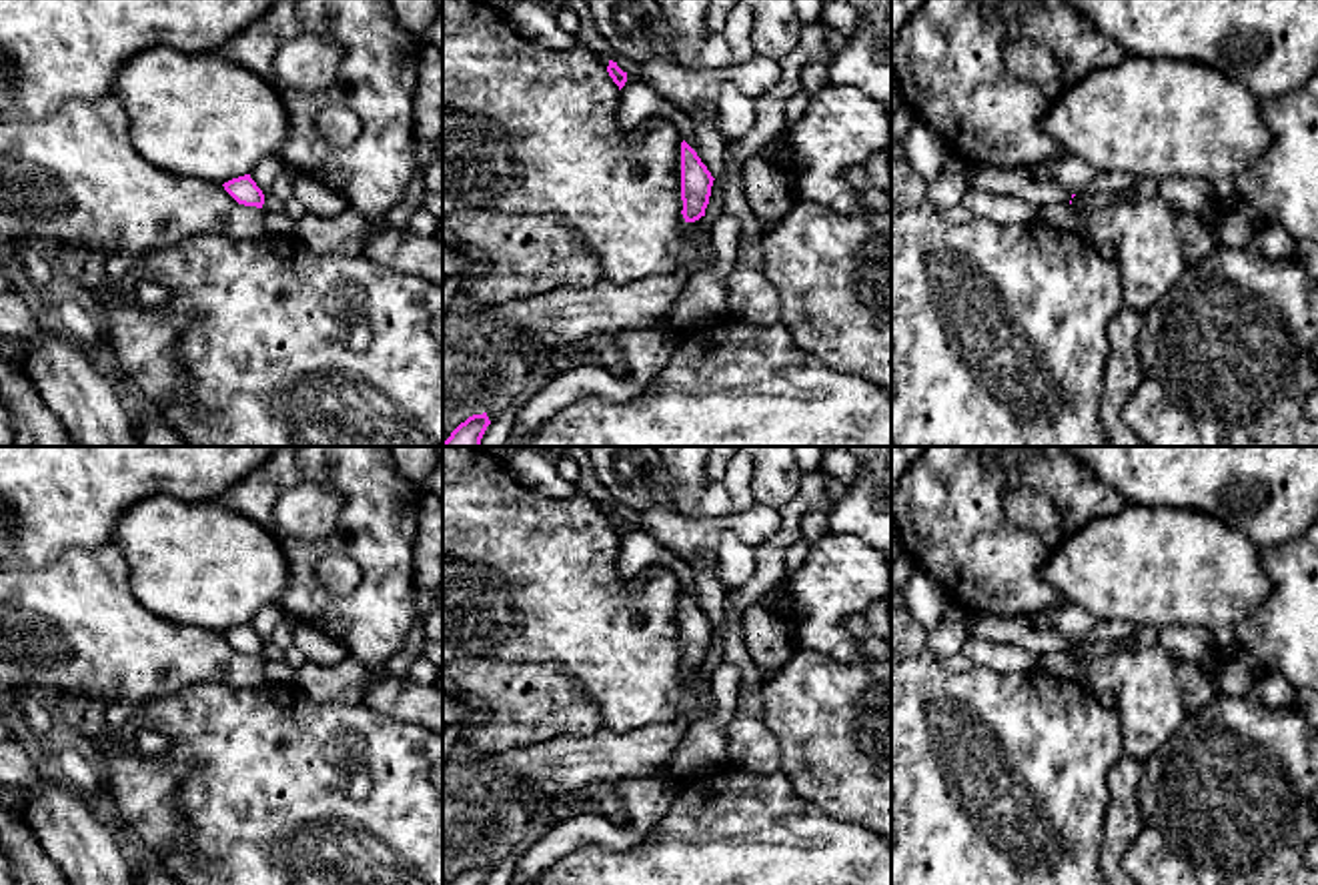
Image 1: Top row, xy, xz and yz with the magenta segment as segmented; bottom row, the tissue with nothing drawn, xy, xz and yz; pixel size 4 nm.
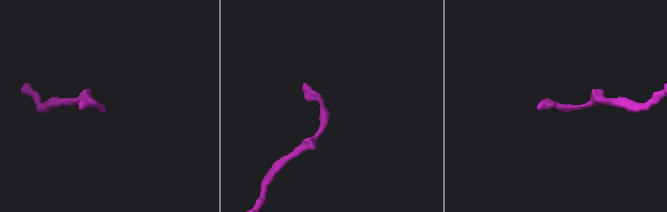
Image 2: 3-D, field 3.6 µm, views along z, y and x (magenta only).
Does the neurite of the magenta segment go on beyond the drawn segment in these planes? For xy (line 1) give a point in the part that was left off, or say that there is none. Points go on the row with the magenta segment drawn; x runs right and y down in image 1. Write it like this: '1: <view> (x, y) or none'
1: none

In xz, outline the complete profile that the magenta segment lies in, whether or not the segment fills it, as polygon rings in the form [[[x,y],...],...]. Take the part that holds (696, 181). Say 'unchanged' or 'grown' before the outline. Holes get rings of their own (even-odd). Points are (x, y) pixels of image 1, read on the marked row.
unchanged | [[[683,140],[681,142],[681,200],[685,222],[695,222],[705,216],[709,204],[713,176],[701,162],[697,152]]]

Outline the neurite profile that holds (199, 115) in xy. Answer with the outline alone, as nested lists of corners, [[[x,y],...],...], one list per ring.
[[[146,48],[120,66],[110,94],[128,114],[138,154],[210,184],[250,174],[290,134],[274,84],[218,52]]]

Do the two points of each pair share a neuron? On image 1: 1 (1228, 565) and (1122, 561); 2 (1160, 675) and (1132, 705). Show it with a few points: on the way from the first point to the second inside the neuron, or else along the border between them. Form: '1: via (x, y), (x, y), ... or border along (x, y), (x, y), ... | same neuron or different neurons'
1: via (1202, 567), (1152, 567), (1148, 563) | same neuron
2: via (1152, 683), (1140, 697) | same neuron

